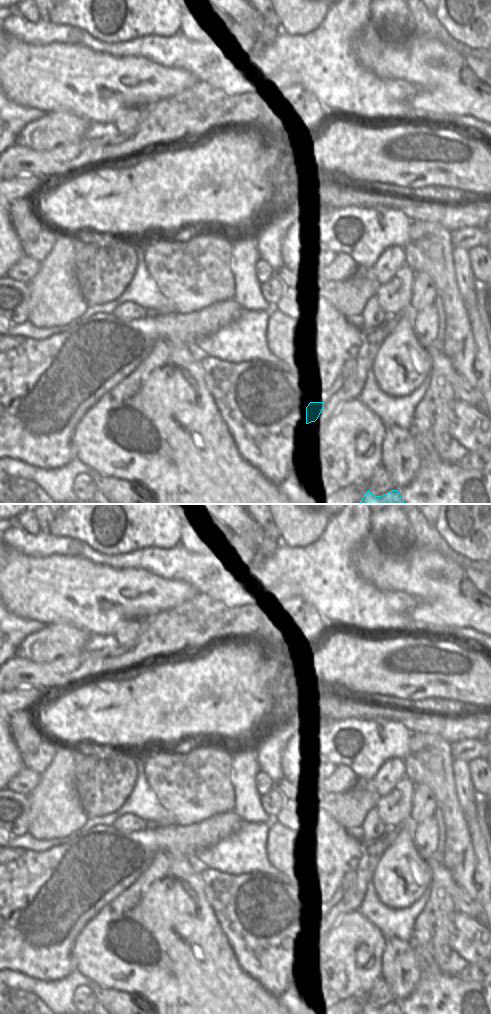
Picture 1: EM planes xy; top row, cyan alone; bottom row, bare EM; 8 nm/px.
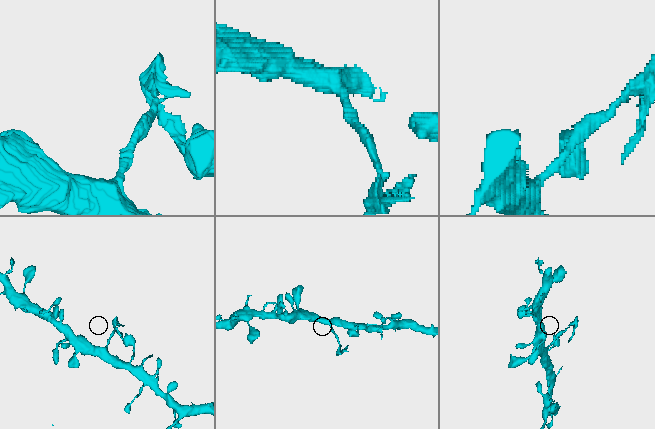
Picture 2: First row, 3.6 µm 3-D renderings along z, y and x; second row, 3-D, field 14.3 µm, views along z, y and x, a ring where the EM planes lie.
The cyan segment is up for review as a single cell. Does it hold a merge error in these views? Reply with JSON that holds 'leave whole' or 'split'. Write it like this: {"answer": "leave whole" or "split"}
{"answer": "leave whole"}

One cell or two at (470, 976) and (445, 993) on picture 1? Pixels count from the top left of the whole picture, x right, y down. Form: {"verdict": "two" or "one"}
{"verdict": "two"}

